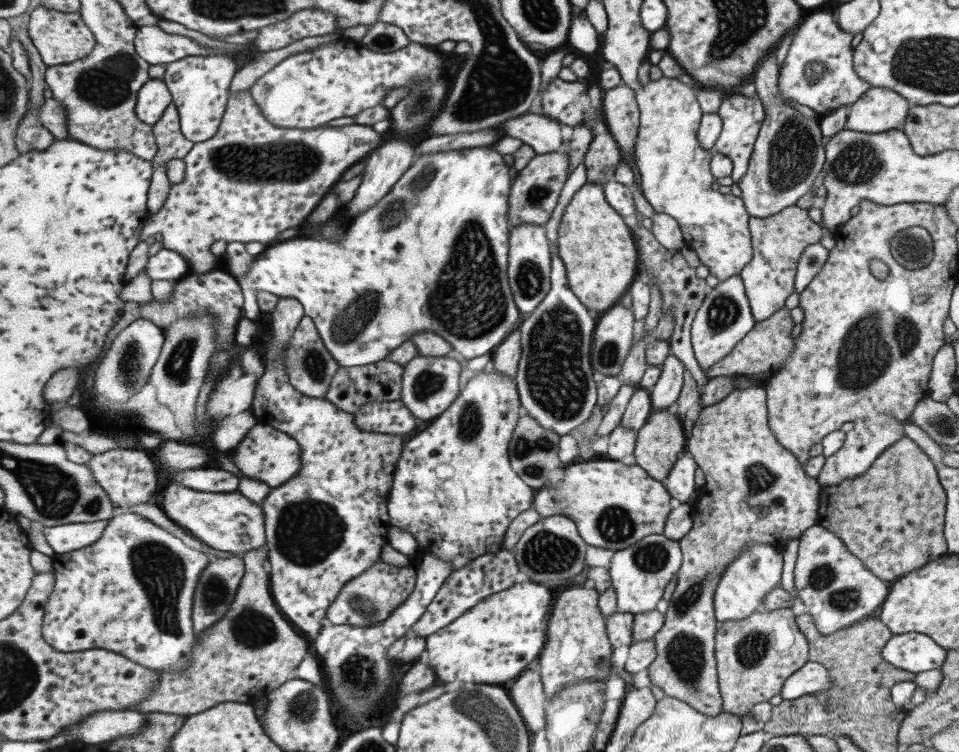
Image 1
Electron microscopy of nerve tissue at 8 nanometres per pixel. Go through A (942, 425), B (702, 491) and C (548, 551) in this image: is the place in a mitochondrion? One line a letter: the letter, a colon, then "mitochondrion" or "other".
A: mitochondrion
B: other
C: mitochondrion

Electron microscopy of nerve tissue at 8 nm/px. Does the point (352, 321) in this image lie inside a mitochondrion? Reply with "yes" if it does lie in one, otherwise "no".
yes

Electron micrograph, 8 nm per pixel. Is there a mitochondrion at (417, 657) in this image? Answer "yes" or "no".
no

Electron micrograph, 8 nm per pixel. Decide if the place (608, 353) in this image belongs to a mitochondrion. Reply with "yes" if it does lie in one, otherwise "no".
yes

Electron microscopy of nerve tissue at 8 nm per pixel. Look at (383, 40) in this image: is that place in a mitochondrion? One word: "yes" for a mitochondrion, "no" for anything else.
yes

